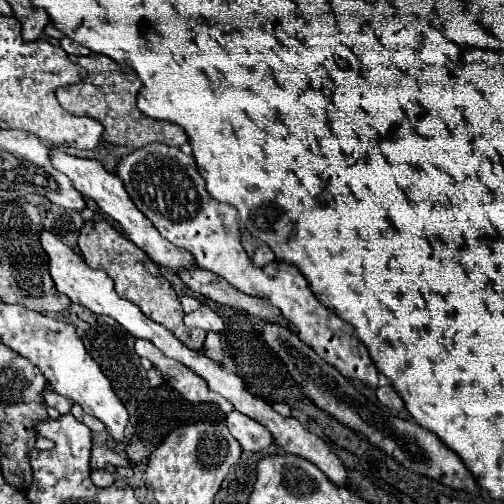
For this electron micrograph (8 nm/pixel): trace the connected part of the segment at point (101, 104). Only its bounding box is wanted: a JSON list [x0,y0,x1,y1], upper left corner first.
[57,52,187,148]

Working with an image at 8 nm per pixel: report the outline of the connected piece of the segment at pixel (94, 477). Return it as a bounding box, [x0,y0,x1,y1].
[91,470,113,488]

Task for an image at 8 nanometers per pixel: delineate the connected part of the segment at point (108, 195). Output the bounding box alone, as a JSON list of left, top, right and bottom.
[49,148,195,268]

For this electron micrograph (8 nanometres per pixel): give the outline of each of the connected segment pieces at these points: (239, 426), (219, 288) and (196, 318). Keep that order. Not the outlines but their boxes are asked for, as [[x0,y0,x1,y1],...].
[[225,412,273,452],[179,266,285,324],[185,306,223,332]]

